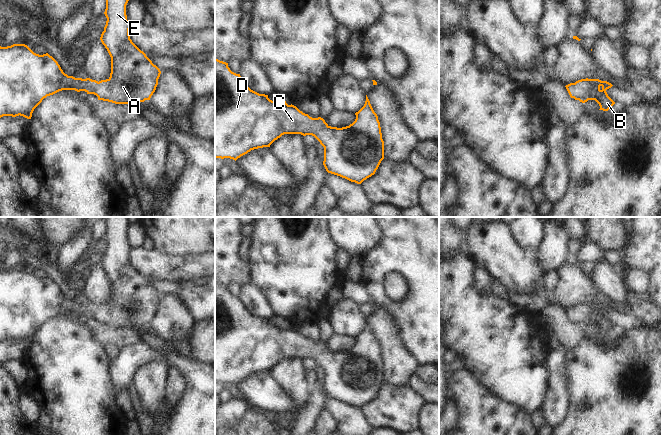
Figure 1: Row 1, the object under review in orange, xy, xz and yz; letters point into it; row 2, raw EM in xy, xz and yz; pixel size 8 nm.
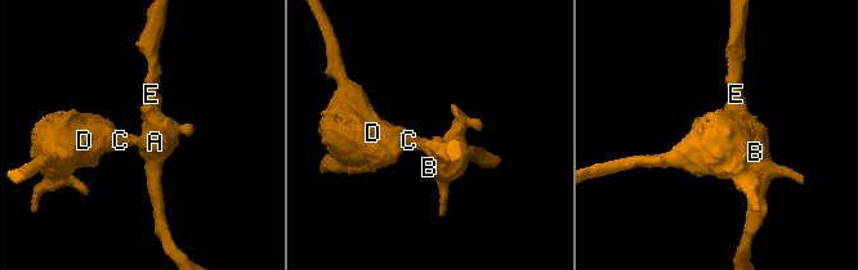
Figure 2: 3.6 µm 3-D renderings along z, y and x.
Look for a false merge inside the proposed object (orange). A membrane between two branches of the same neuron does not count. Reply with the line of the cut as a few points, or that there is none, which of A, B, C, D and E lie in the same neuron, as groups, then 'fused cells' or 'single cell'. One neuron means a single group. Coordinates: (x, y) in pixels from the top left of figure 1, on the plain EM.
no cut; A B C D E; single cell

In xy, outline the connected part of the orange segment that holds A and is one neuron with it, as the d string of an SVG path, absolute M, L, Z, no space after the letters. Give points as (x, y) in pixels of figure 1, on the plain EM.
M106 217L105 240L107 242L104 255L100 264L111 281L111 297L106 304L96 305L90 302L82 303L68 300L63 296L58 286L48 277L39 279L34 277L25 268L13 268L7 271L0 270L0 342L3 340L23 340L31 343L34 333L47 320L53 319L62 314L85 315L87 318L94 318L98 324L108 325L115 328L131 328L150 324L156 314L160 293L141 275L130 263L129 253L131 248L127 244L126 229L128 227L126 217Z

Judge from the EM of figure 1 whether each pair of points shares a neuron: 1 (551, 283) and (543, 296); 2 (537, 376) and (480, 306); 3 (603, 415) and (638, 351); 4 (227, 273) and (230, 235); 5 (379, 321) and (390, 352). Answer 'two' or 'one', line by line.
1: two
2: one
3: one
4: one
5: one

